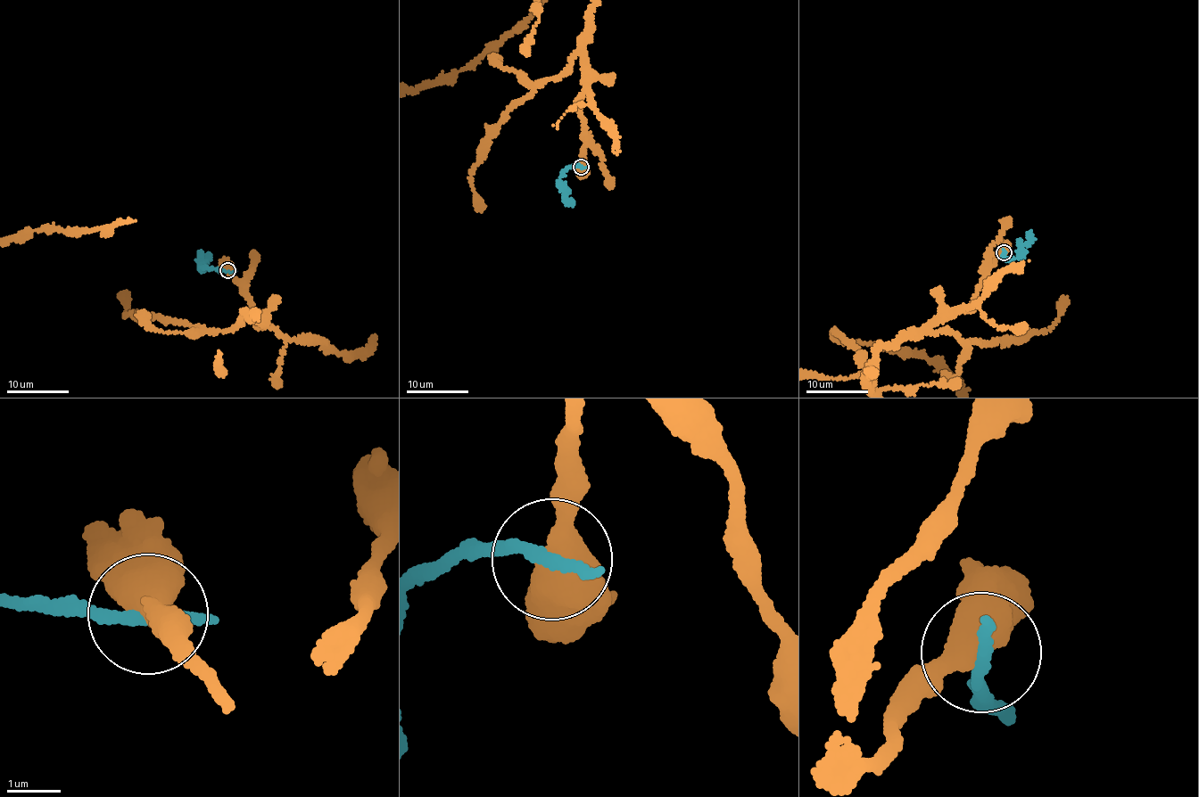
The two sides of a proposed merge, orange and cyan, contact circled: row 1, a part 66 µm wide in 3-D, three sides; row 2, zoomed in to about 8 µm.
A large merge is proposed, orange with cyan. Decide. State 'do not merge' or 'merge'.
do not merge

